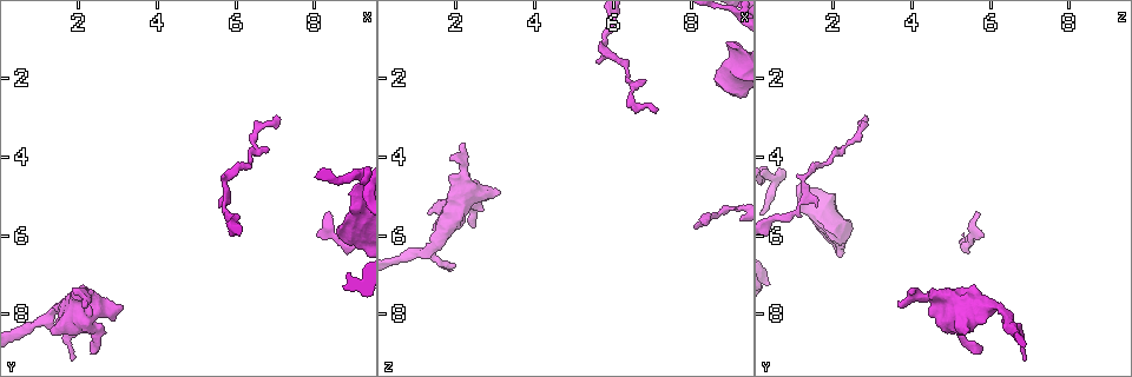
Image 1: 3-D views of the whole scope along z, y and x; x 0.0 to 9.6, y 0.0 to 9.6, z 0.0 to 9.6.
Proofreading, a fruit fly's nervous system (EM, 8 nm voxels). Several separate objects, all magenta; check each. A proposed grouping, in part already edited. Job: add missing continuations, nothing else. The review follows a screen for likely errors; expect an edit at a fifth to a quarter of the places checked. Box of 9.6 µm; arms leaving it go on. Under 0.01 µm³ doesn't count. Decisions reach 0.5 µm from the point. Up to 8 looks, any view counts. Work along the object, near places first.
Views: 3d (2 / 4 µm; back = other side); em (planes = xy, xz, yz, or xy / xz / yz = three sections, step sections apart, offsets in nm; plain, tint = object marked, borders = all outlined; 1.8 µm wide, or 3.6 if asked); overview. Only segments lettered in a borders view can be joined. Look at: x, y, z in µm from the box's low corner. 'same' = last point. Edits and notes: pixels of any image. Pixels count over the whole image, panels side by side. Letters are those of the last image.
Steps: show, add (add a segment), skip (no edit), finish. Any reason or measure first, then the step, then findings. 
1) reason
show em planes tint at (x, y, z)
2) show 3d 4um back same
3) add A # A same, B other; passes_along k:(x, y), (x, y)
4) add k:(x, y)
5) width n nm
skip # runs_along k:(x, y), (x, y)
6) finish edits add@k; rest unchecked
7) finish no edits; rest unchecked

tapers out
show em 3.6um planes borders at (8.40, 5.40, 5.70)

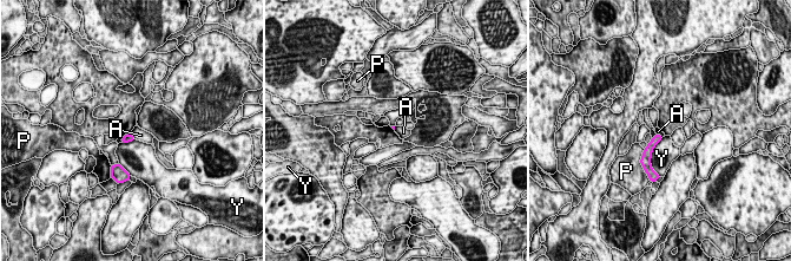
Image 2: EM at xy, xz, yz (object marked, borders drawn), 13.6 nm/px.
skip # A other, P other, Y other; no lettered segment goes on from it

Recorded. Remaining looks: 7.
an open end
show em planes plain at (9.15, 4.70, 1.25)

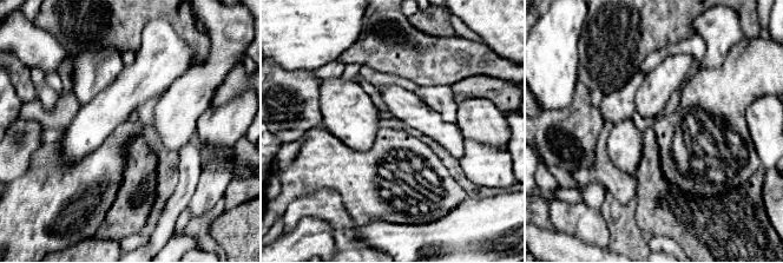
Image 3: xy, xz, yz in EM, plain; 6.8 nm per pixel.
see the neighbours
show em planes borders same

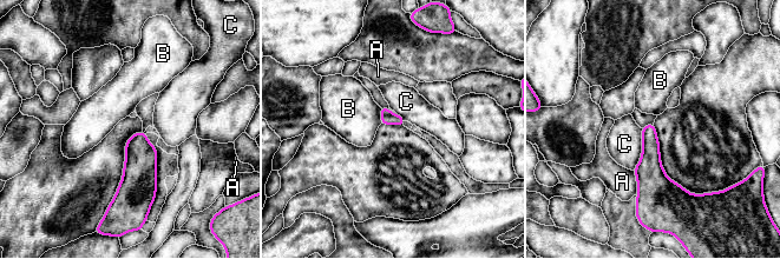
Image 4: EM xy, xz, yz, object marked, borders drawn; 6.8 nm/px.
longest_contact C 300 nm
skip # A other, B other, C other; border 4:(379, 107), (381, 123); none of them fits

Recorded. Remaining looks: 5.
show 3d 4um back at (2.50, 9.00, 5.75)

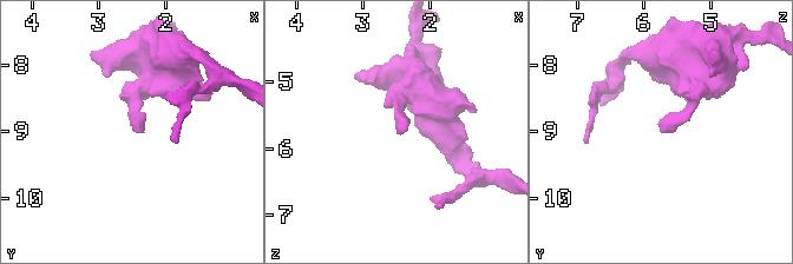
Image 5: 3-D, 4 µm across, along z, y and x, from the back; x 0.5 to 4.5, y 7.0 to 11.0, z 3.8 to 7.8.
show em yz step 8 borders at (2.50, 8.95, 5.70)

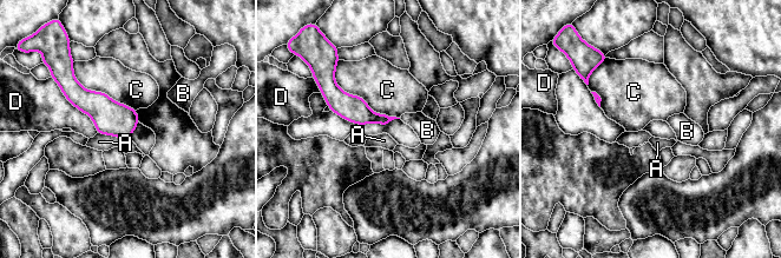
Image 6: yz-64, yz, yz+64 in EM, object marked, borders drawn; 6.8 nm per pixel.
another direction
show em planes borders same

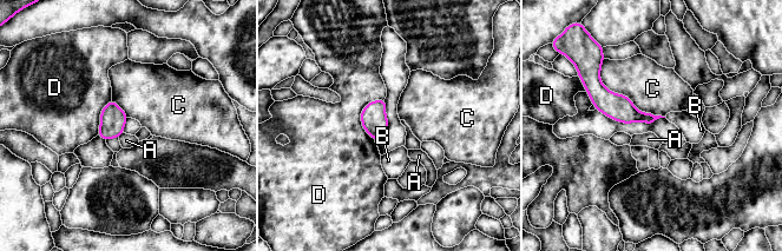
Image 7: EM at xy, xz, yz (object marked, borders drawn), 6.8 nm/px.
skip # A other, B other, C other, D other; border 7:(123, 131), (118, 137); none of them fits

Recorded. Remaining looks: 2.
a fork
show 3d 2um at (1.15, 8.20, 6.45)

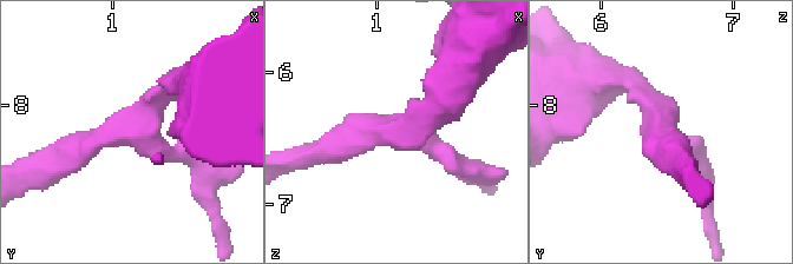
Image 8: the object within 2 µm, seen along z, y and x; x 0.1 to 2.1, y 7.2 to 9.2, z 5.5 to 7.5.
arms 3; arm_widths 160, 200, 340 nm; now the EM
show em yz step 8 borders at (1.16, 8.14, 6.46)

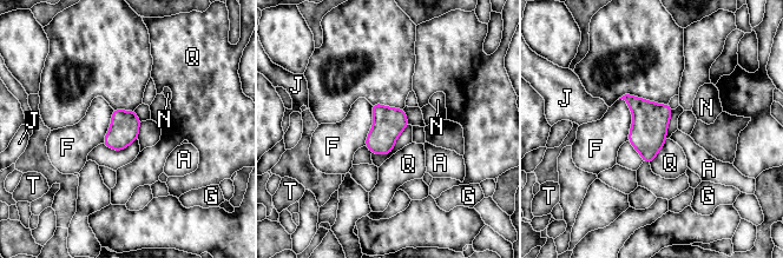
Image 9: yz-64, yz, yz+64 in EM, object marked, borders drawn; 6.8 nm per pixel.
width 200 nm
skip # A other, F other, G other, J other, N other, Q other, T other; border 9:(619, 98), (632, 116), (627, 140); no lettered segment goes on from it

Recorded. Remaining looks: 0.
finish no edits; rest unchecked

